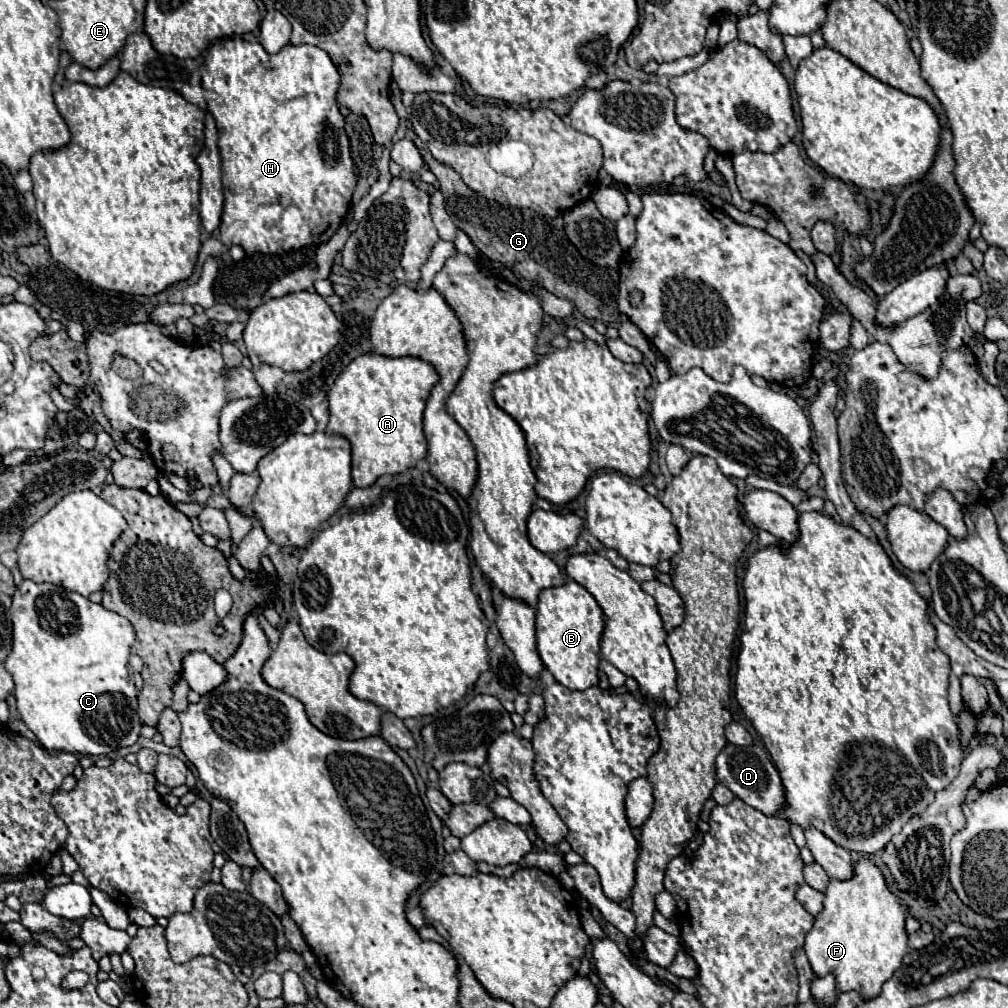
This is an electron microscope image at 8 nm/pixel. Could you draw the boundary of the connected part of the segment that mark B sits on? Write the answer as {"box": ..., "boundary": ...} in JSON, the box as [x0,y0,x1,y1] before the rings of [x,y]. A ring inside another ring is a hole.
{"box":[537,580,603,690],"boundary":[[[575,580],[557,588],[547,588],[537,602],[537,652],[543,666],[553,678],[569,690],[585,690],[597,686],[599,670],[599,638],[603,632],[603,612],[595,598]]]}

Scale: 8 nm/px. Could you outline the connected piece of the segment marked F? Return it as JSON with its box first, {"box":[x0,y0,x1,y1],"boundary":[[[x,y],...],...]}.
{"box":[803,856,909,1000],"boundary":[[[861,856],[853,864],[853,876],[849,880],[835,880],[835,878],[829,880],[829,886],[825,890],[823,910],[819,916],[815,916],[815,926],[805,938],[803,948],[811,962],[813,972],[817,976],[835,972],[839,992],[857,990],[861,992],[861,996],[865,996],[865,1000],[877,998],[881,994],[881,986],[893,976],[893,972],[901,966],[903,956],[909,952],[907,932],[905,932],[907,918],[909,918],[909,908],[903,904],[901,894],[889,888],[885,874],[867,856]]]}

